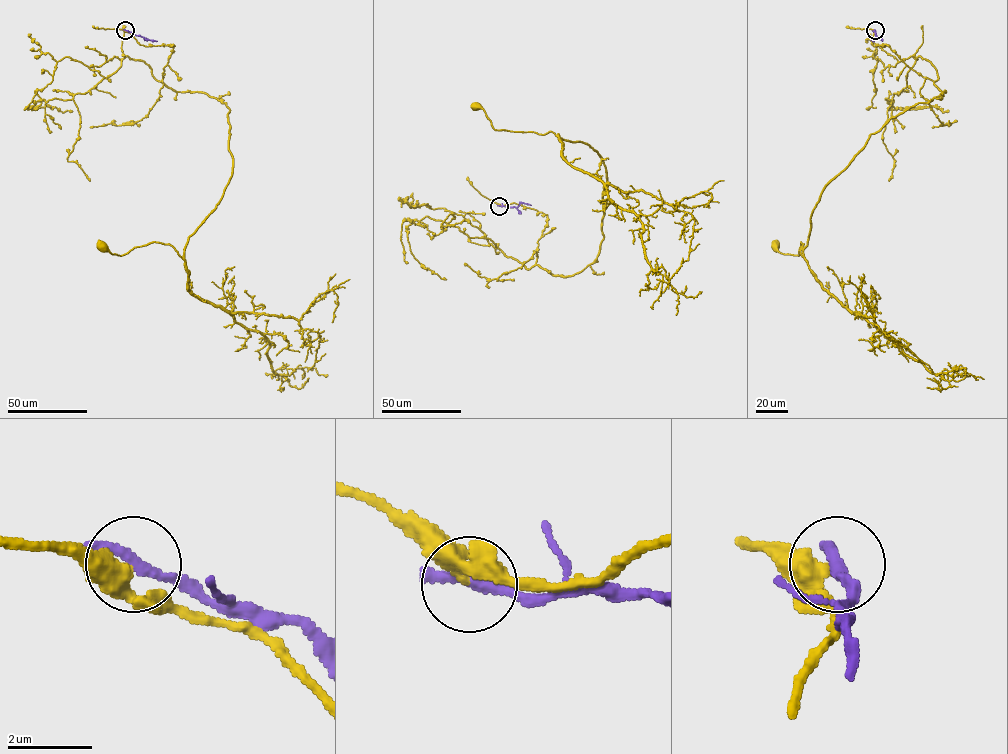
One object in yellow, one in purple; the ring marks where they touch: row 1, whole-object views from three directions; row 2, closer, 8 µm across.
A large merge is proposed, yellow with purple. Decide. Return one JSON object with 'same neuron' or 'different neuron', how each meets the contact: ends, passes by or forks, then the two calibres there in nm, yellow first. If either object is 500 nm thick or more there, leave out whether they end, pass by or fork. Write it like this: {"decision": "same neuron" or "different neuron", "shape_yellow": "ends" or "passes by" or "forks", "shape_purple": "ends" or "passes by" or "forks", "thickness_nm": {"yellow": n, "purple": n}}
{"decision": "different neuron", "shape_yellow": "passes by", "shape_purple": "passes by", "thickness_nm": {"yellow": 280, "purple": 240}}

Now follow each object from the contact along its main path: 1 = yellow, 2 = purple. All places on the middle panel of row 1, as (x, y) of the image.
1: (499, 205), (547, 215), (536, 264), (573, 276), (603, 238), (606, 167), (552, 131), (495, 129), (475, 106)
2: (499, 205), (517, 207), (520, 202), (531, 205)

